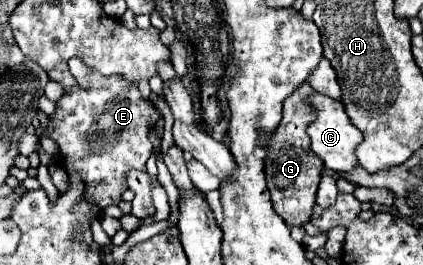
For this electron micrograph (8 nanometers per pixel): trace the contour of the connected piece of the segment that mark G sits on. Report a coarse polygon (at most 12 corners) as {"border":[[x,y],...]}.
{"border":[[302,83],[268,139],[274,211],[296,227],[312,219],[324,169],[310,157],[316,115]]}

